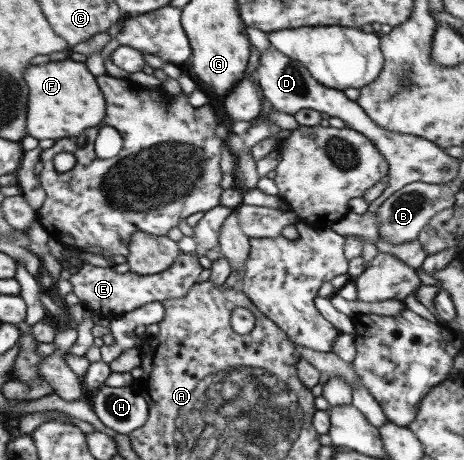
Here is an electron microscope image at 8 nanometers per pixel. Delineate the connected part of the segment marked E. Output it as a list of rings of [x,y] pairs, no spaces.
[[[195,252],[181,253],[166,271],[154,275],[138,275],[137,273],[117,273],[113,267],[94,267],[81,264],[75,274],[71,274],[70,283],[80,303],[88,305],[94,316],[111,318],[134,311],[150,303],[164,302],[172,298],[184,297],[191,287],[199,281],[202,266]]]

